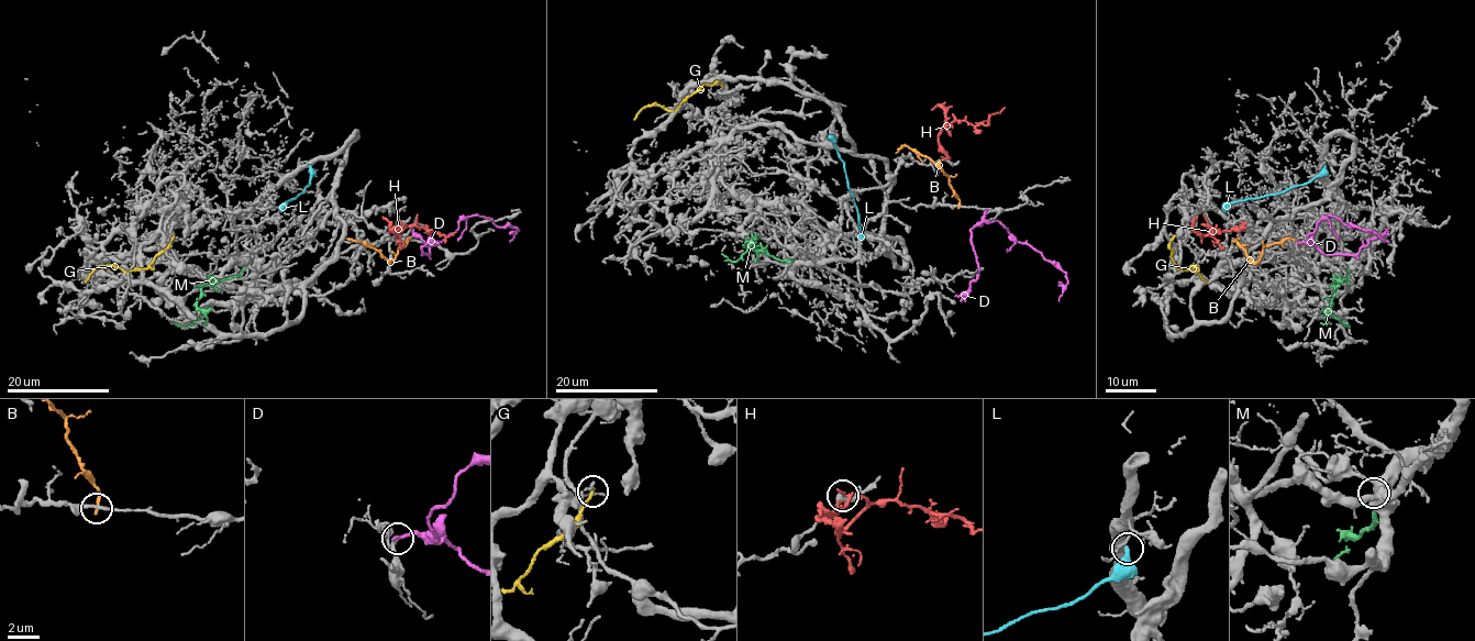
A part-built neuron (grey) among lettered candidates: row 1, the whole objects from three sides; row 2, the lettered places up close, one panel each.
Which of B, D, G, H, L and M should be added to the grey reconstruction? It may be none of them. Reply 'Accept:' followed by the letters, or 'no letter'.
Accept: M

